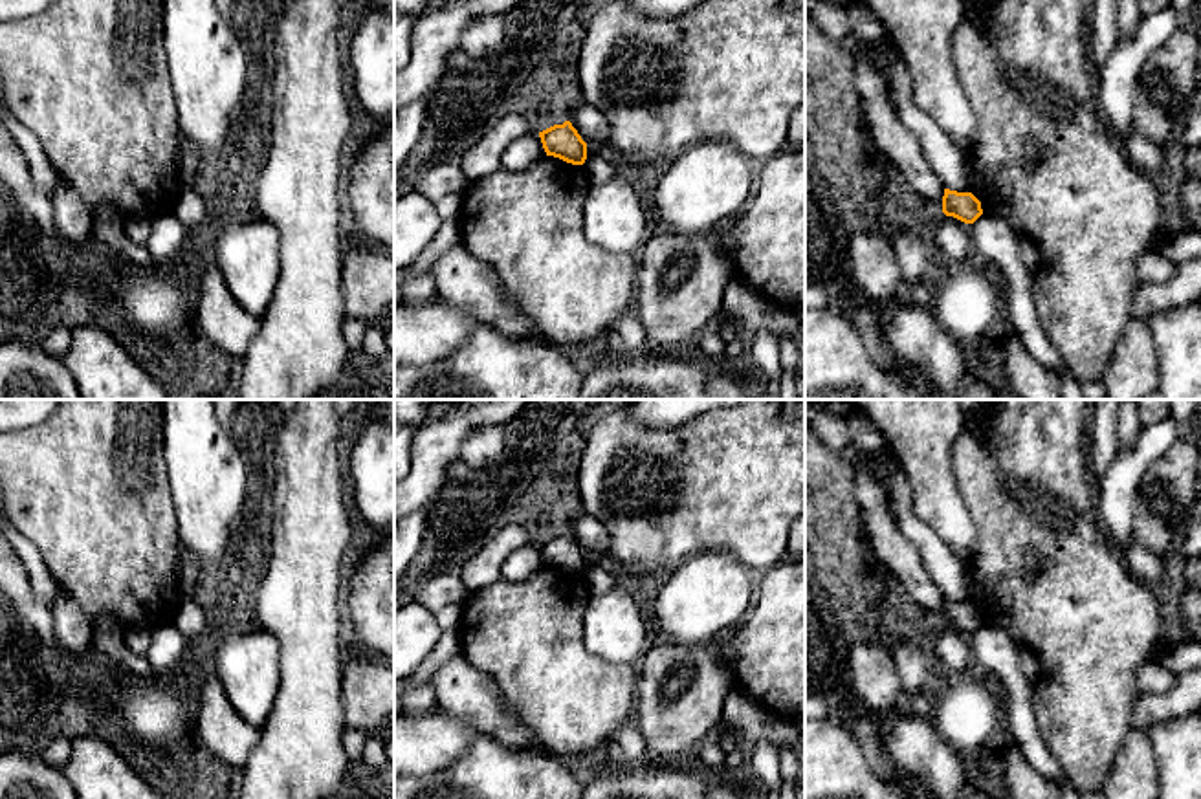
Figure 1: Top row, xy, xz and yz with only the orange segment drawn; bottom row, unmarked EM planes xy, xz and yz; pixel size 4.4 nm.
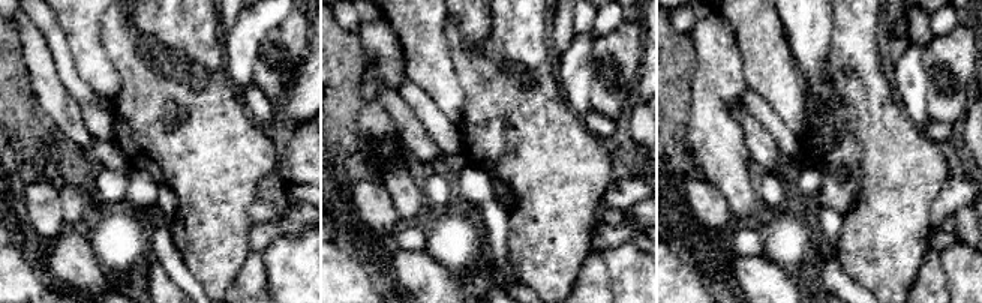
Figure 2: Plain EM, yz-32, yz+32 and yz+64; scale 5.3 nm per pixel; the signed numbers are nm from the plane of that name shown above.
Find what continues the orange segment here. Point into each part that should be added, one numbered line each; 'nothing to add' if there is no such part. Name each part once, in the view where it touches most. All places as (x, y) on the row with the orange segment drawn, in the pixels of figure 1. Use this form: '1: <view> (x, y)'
nothing to add

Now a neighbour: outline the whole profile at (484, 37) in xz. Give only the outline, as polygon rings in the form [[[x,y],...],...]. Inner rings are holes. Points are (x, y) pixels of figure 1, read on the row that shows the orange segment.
[[[484,16],[468,26],[460,35],[460,49],[468,53],[471,59],[484,59],[502,51],[502,16]]]

